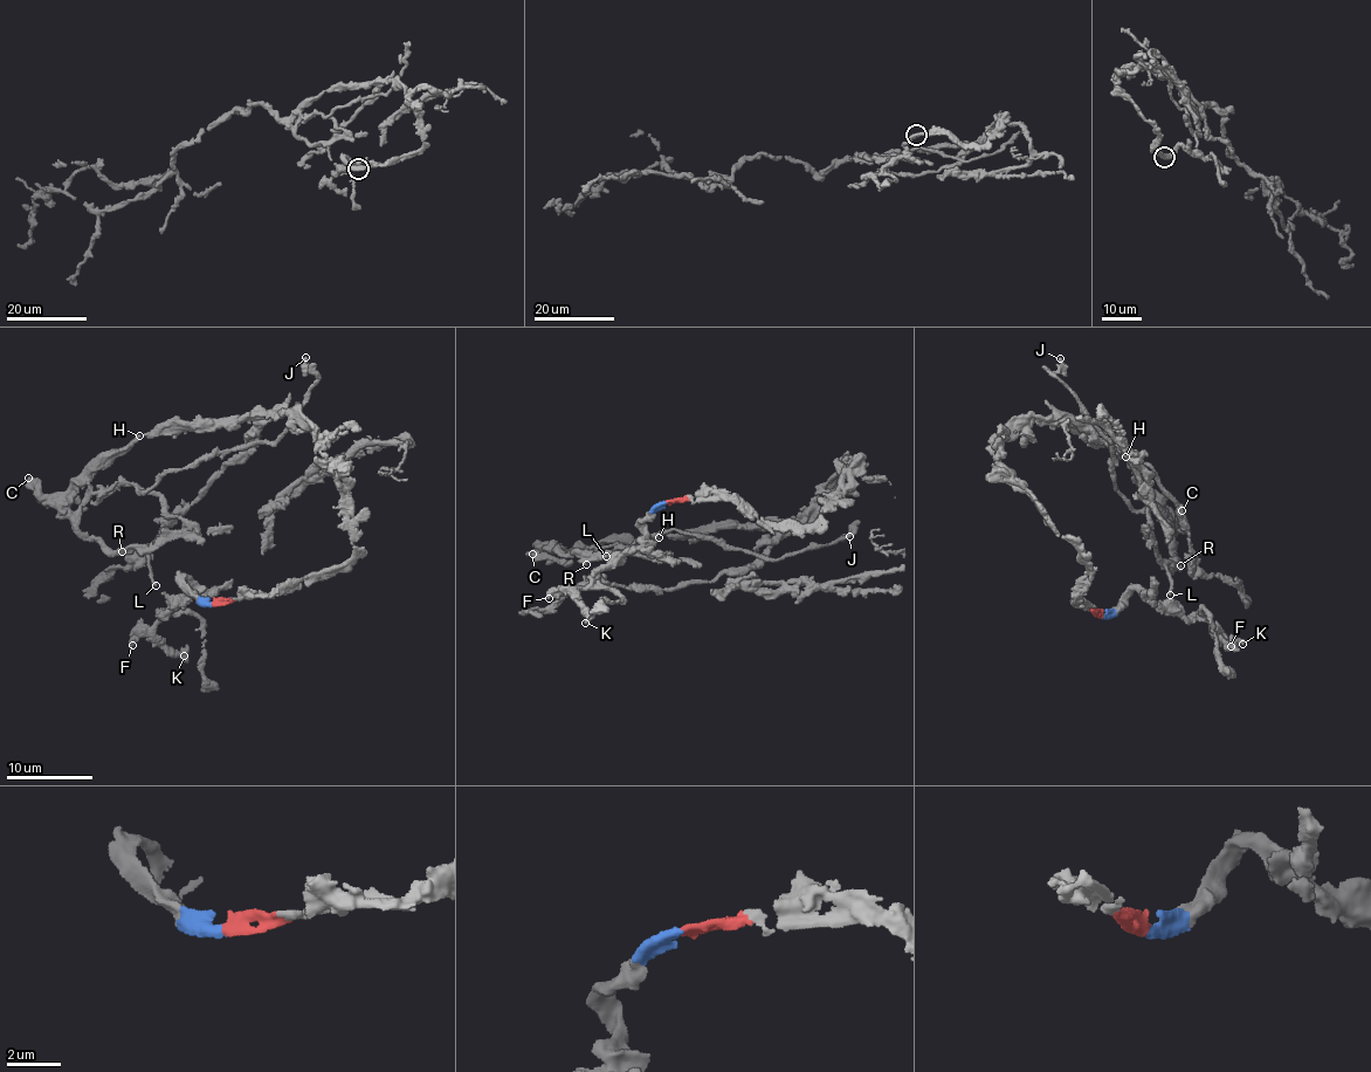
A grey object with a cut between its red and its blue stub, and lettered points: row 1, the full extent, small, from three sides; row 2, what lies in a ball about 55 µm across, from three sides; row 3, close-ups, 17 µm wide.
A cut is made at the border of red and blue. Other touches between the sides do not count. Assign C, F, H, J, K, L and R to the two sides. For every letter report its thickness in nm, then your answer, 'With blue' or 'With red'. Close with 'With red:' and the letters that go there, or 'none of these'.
C: Thickness 400 nm. With red
F: Thickness 400 nm. With blue
H: Thickness 190 nm. With red
J: Thickness 240 nm. With red
K: Thickness 280 nm. With blue
L: Thickness 170 nm. With red
R: Thickness 340 nm. With red
With red: C, H, J, L, R

